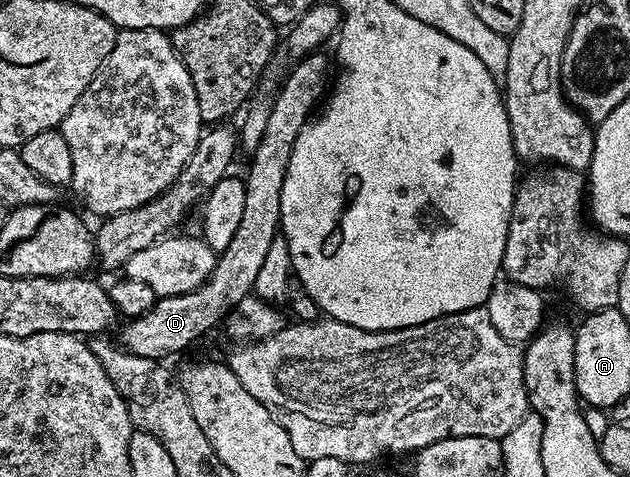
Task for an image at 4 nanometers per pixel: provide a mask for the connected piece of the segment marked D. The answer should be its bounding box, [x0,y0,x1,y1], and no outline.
[119,50,331,360]

